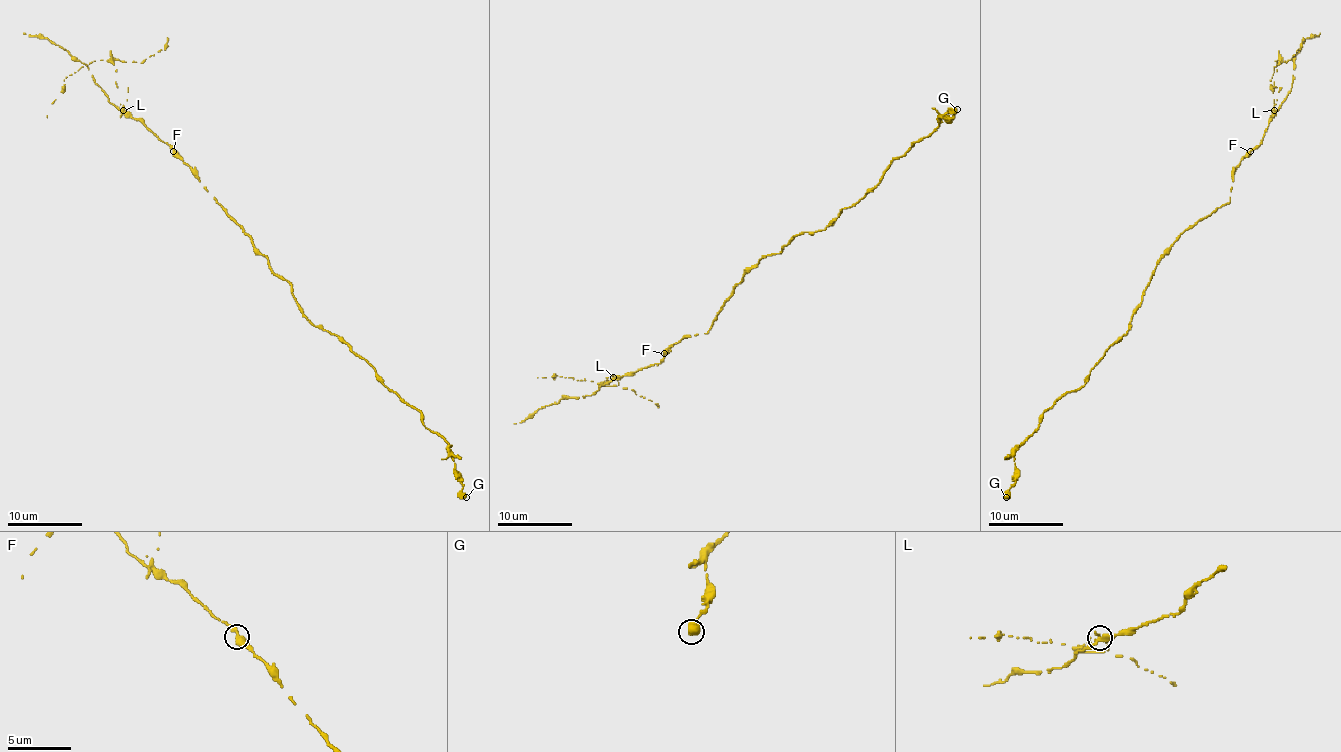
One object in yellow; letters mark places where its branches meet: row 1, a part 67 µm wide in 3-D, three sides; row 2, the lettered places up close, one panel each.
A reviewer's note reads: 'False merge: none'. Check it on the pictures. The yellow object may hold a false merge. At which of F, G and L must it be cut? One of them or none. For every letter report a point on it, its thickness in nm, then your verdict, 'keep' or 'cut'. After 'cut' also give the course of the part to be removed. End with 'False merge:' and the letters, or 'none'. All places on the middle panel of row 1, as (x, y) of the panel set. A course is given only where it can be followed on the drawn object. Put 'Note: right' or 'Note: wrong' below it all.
F: place (664, 353); calibre 300 nm; keep
G: place (957, 109); calibre 400 nm; keep
L: place (613, 377); calibre 320 nm; cut; course (613, 378), (617, 380), (605, 378), (607, 380), (598, 383), (555, 374), (538, 378)
False merge: L
Note: wrong

